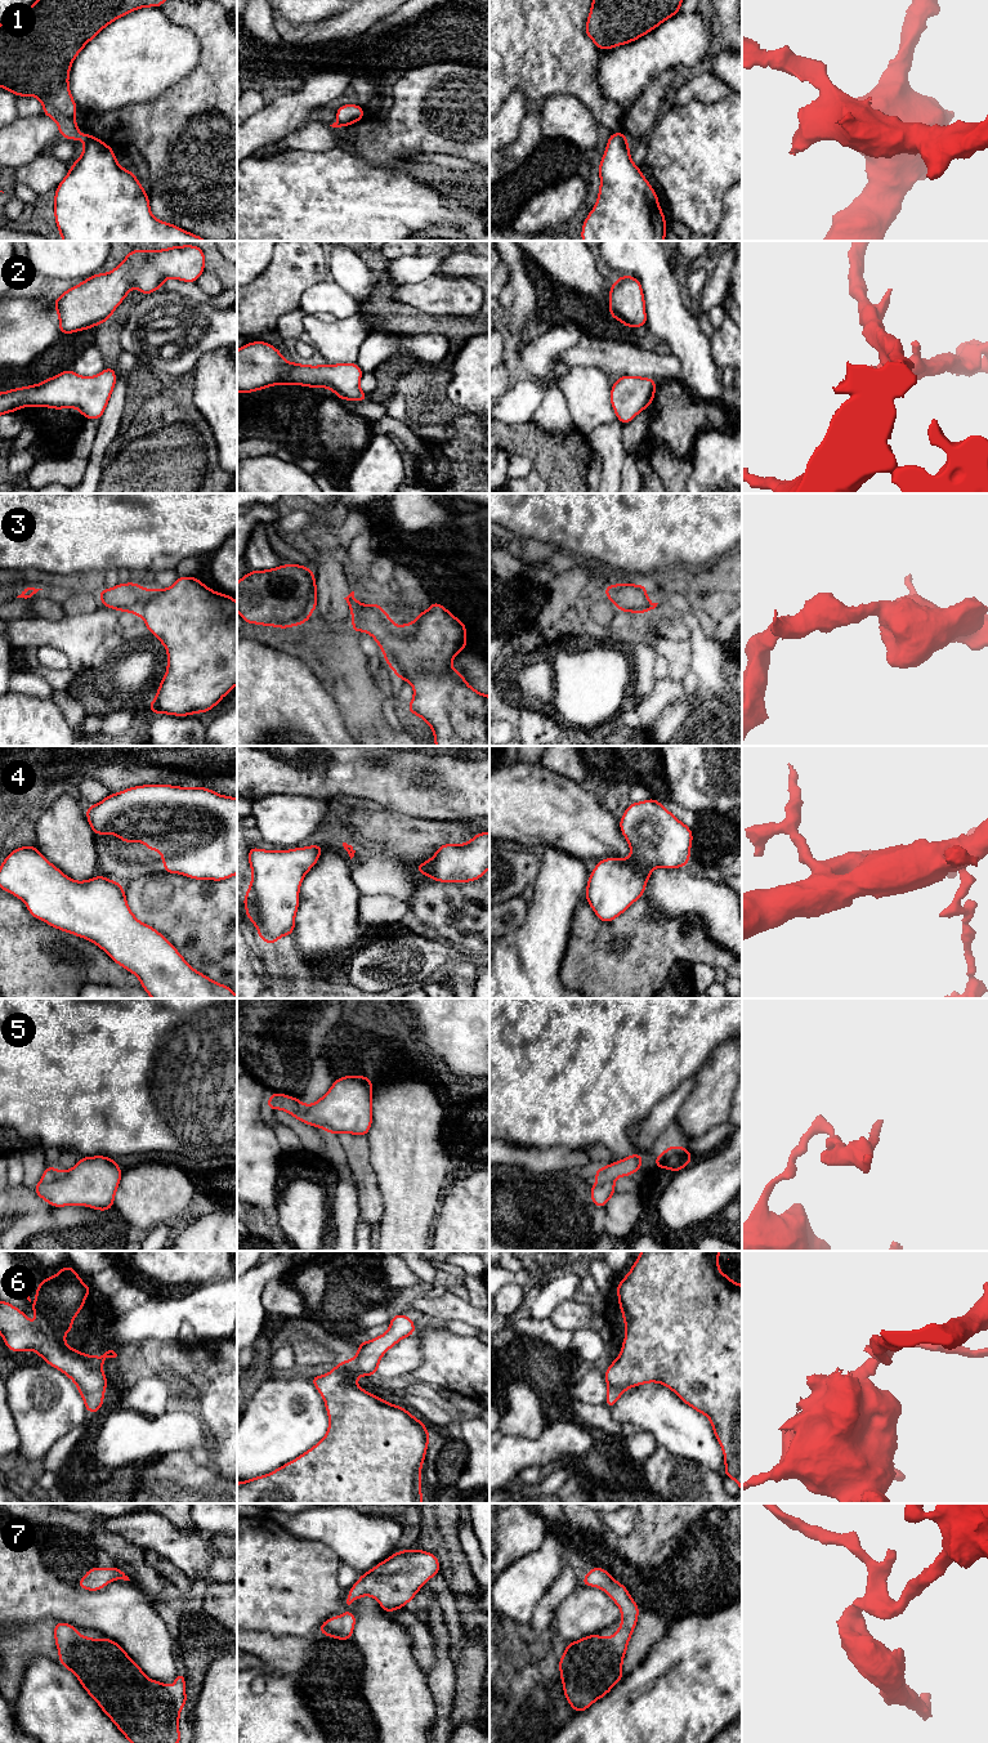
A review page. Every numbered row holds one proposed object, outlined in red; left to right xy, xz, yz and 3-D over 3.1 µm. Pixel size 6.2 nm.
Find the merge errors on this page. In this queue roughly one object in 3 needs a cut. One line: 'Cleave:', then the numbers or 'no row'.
Cleave: 1, 5

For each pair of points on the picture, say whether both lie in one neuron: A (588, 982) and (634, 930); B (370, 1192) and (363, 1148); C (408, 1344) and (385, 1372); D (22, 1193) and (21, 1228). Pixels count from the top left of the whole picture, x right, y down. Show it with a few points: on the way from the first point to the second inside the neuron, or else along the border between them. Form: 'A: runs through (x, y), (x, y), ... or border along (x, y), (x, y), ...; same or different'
A: runs through (600, 969), (626, 943); same
B: runs through (367, 1181), (363, 1174), (363, 1158); same
C: runs through (407, 1350), (392, 1366); same
D: runs through (21, 1202), (21, 1219); same

